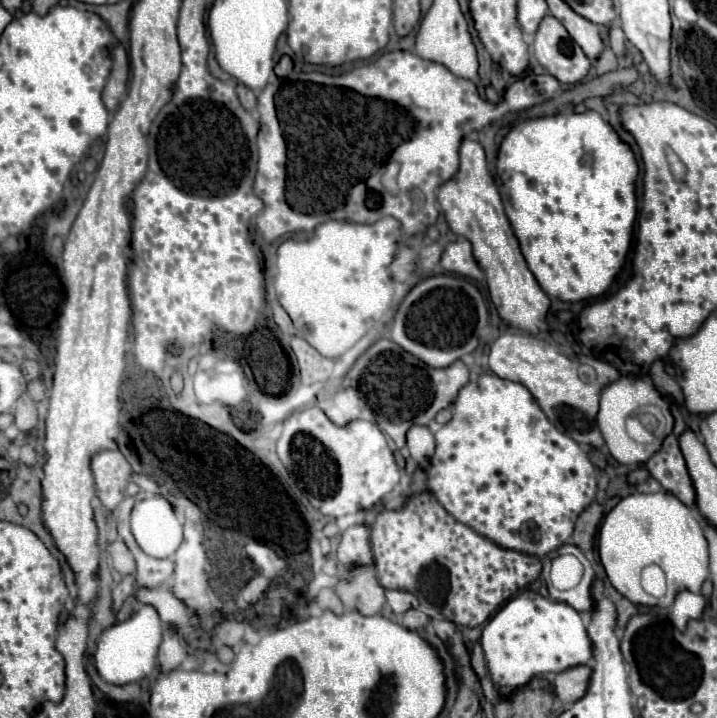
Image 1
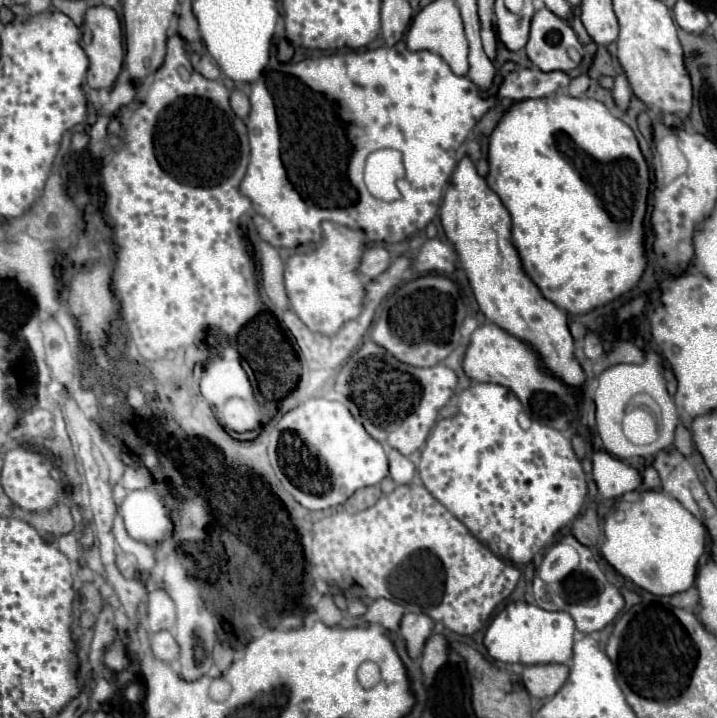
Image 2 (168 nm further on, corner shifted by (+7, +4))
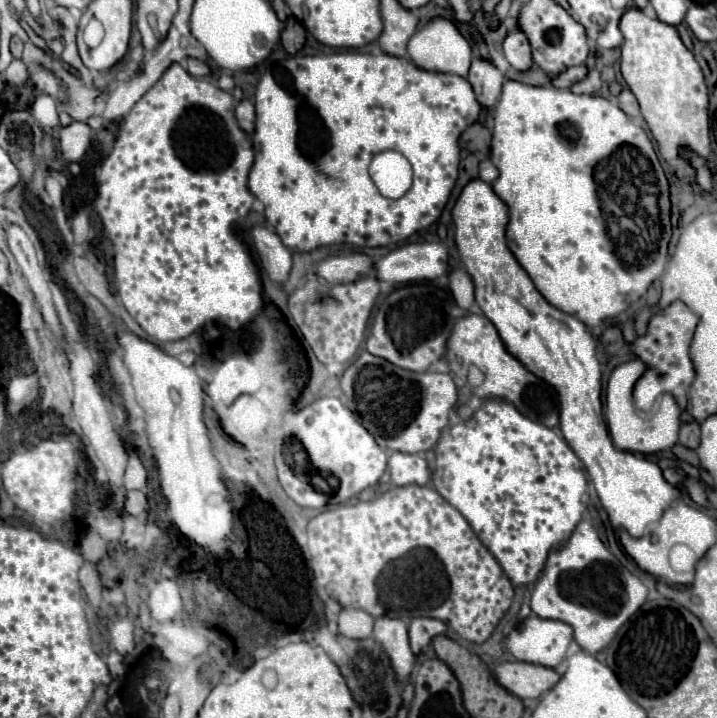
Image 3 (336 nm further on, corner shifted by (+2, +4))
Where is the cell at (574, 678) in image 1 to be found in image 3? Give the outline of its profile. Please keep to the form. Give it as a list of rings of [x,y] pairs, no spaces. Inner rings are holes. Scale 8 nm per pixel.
[[[502,662],[494,670],[496,680],[518,698],[540,698],[560,680],[560,674],[552,668],[528,662]]]

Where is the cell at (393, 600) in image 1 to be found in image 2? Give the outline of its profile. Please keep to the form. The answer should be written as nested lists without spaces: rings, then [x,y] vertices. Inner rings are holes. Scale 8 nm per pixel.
[[[379,600],[379,602],[373,602],[369,606],[369,610],[365,614],[365,620],[369,624],[381,624],[389,632],[397,632],[401,616],[403,616],[403,606],[399,606],[395,602]]]

